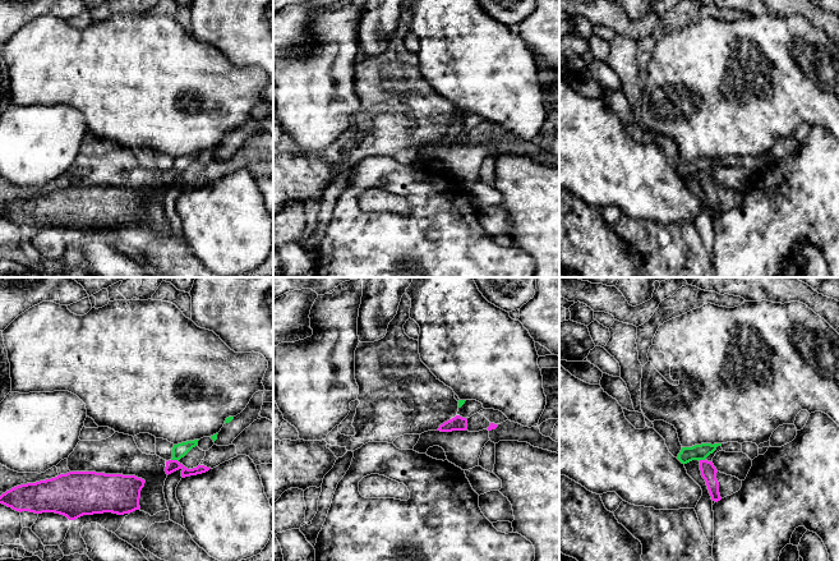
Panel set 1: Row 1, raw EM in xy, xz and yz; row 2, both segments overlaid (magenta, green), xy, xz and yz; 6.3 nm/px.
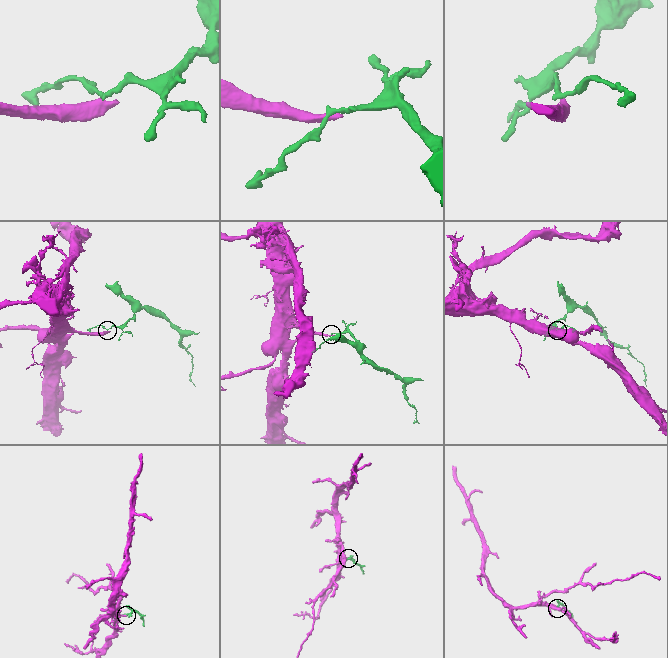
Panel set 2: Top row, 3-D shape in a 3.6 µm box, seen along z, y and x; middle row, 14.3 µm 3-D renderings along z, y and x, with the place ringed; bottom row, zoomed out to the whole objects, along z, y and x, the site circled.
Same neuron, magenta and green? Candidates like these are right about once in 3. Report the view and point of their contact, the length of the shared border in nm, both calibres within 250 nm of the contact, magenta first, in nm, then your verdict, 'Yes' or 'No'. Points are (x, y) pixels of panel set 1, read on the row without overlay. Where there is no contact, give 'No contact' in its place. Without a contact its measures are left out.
Touches magenta at xy (175, 174). Shared border 50 nm. Thickness 80 nm (magenta) against 90 nm. No

